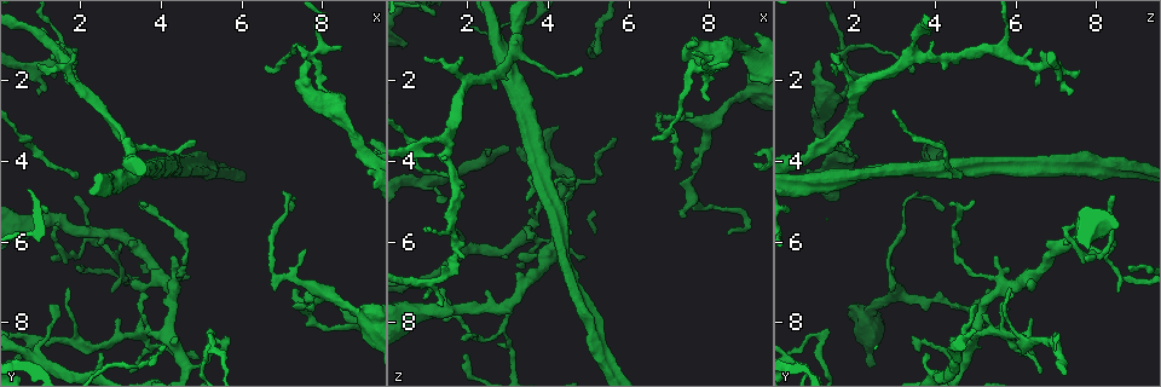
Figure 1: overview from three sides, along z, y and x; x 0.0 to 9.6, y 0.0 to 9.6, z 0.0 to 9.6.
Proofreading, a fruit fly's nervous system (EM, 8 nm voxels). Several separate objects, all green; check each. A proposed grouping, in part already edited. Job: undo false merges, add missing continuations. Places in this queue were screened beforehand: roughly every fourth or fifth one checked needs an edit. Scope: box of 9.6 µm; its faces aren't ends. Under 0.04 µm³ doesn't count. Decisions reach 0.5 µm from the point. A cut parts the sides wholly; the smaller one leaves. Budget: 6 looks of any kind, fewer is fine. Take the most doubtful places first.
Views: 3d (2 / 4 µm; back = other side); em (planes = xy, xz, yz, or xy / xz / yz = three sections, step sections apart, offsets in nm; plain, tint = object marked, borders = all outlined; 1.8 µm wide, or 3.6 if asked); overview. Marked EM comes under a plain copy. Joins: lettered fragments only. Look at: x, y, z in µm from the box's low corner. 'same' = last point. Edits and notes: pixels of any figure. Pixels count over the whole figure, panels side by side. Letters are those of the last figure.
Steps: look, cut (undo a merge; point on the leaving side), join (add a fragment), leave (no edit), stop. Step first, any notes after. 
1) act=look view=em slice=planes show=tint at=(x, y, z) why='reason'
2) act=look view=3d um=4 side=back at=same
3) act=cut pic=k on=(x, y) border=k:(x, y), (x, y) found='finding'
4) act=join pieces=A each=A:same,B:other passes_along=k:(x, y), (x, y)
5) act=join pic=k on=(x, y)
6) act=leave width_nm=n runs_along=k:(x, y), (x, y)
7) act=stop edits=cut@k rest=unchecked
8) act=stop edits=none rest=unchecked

act=look view=3d um=4 at=(4.75, 4.15, 7.35) why='a fork'

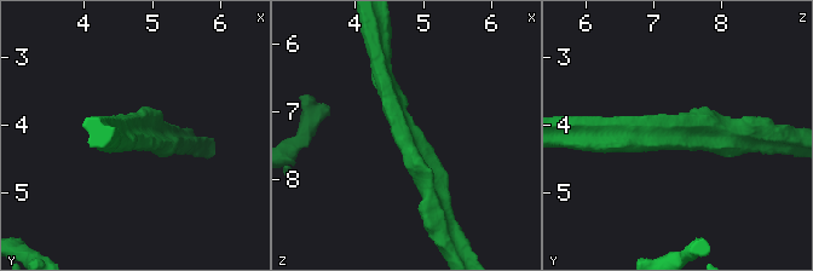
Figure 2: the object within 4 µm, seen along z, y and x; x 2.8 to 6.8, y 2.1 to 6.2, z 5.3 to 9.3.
act=look view=em slice=planes show=borders at=(4.75, 4.25, 7.35)

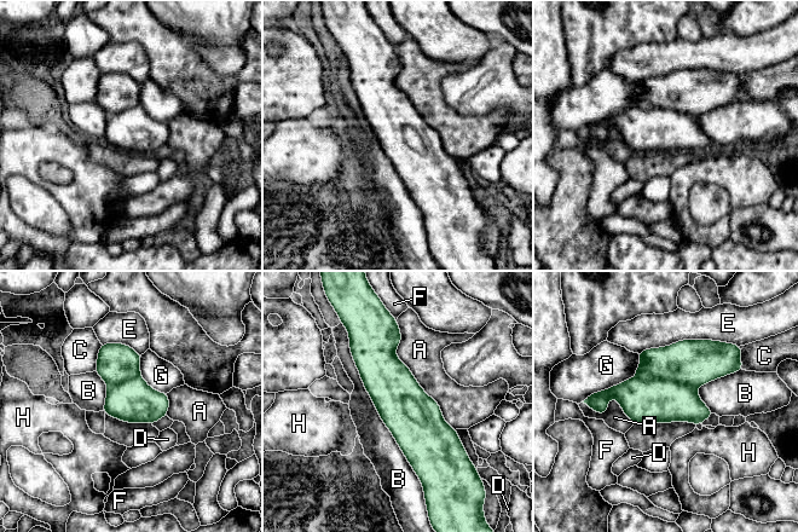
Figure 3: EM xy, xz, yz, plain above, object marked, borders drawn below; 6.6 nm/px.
act=cut pic=3 on=(693, 362) each=A:other,B:other,C:other,D:other,E:other,F:other,G:other,H:other border=3:(637, 376), (677, 380), (695, 387) found='two neurons meet here'

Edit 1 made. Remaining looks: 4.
act=look view=em slice=xz step=4 show=borders at=(7.35, 2.05, 1.40) why='free end'

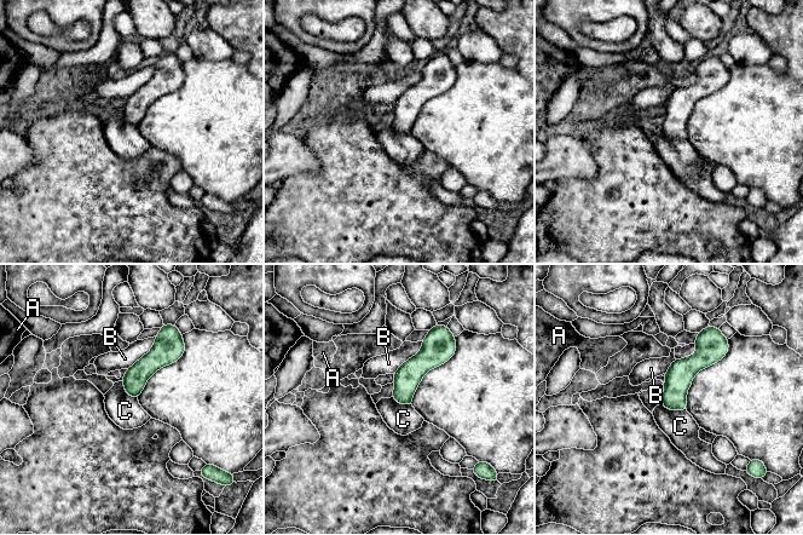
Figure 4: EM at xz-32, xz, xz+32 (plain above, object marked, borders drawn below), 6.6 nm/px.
act=look view=em slice=planes show=borders at=same why='cut it another way'

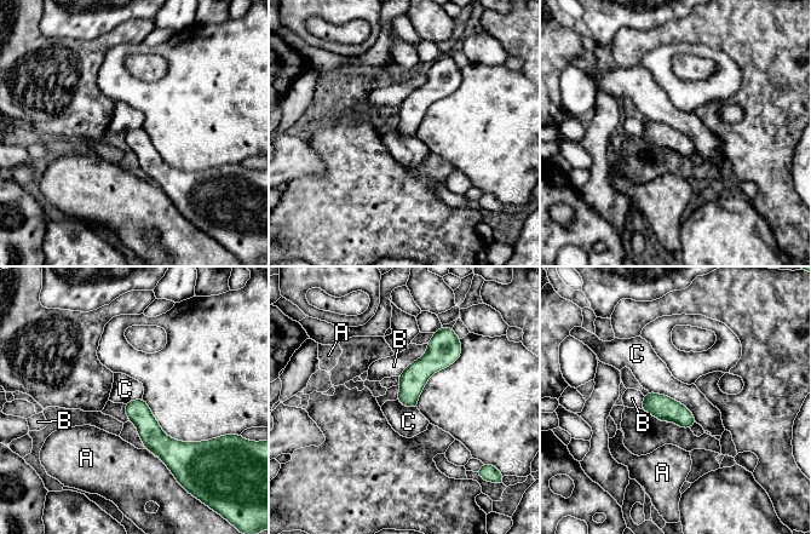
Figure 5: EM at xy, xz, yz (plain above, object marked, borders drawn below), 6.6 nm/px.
act=leave width_nm=160 each=A:other,B:other,C:other border=5:(649, 391), (677, 400), (696, 421) found='none of them fits'

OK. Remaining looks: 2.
act=look view=3d um=2 at=(5.70, 8.40, 3.45) why='tapers out'

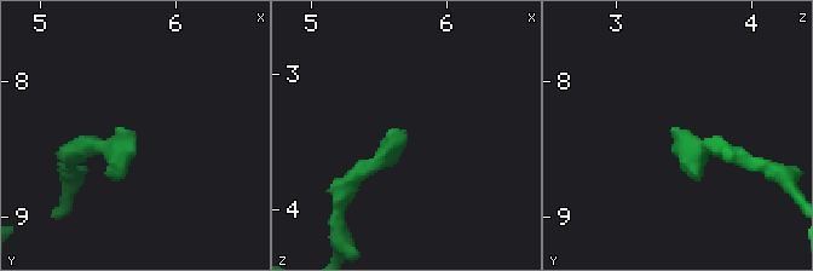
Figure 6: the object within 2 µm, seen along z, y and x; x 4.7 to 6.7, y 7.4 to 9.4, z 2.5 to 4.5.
act=look view=em slice=planes show=borders at=(5.70, 8.36, 3.44) why='need the tissue'

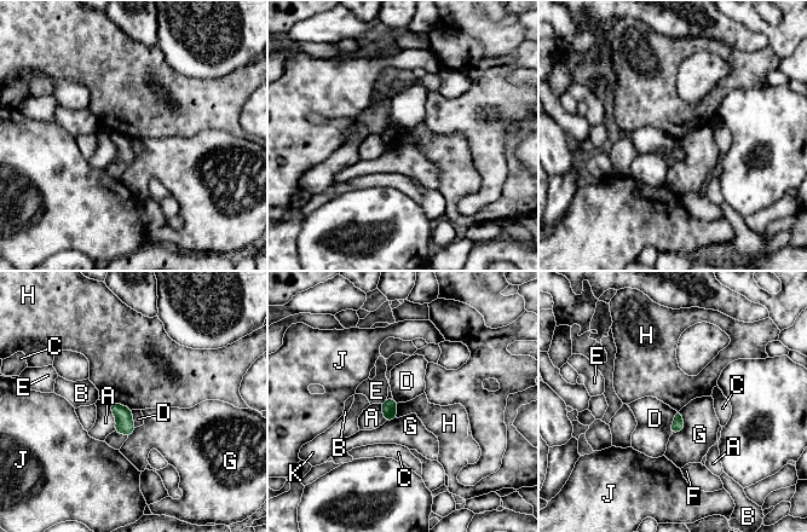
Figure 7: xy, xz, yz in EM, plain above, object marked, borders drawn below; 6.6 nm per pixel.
act=leave each=A:other,B:other,C:other,D:other,E:other,F:other,G:other,H:other,J:other,K:other border=7:(110, 402), (126, 405), (131, 410) found='no lettered fragment goes on from it'

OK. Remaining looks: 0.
act=stop edits=cut@3 rest=unchecked

